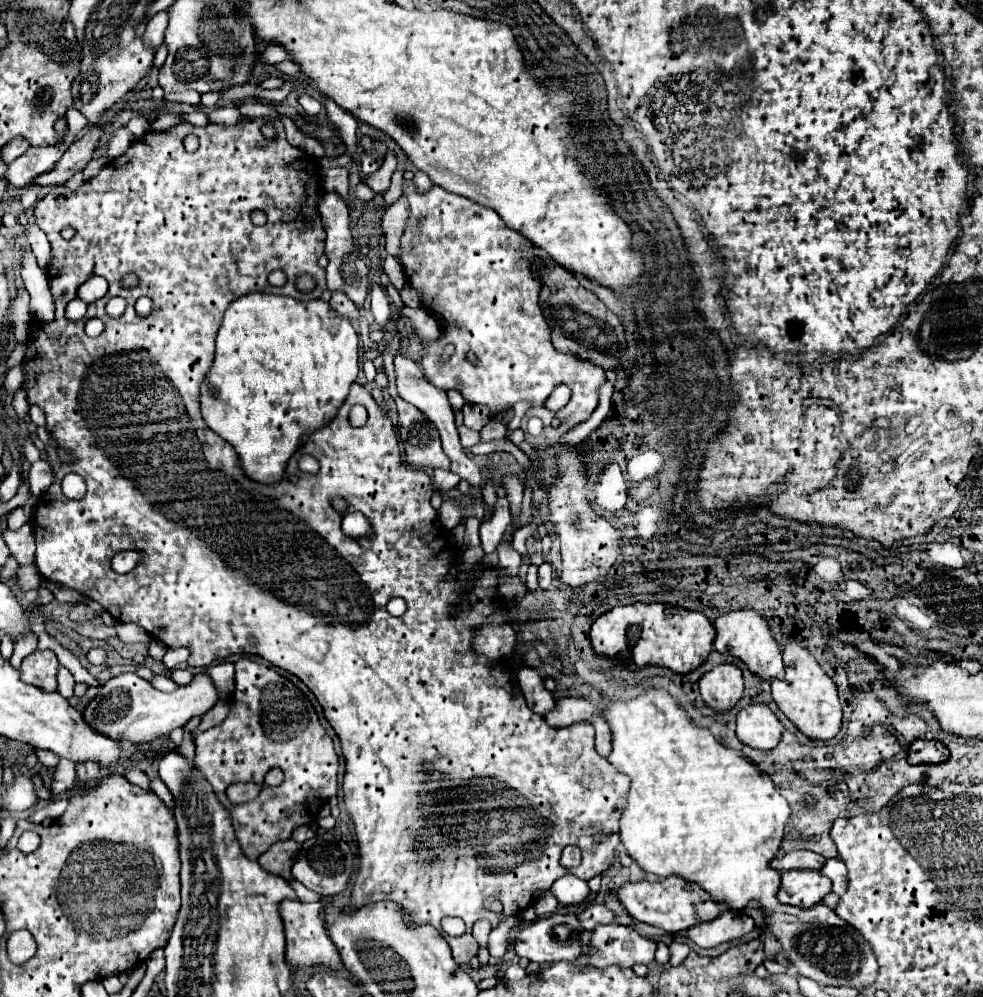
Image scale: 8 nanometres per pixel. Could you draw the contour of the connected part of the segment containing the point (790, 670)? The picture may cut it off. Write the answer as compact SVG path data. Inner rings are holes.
M790 641L784 647L784 669L784 679L772 679L772 699L778 709L810 739L832 739L842 725L842 707L834 681L826 675L814 655L796 641Z

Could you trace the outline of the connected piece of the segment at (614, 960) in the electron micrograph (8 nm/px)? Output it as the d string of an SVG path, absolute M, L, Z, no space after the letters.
M608 923L608 925L598 925L592 933L590 945L594 947L594 955L584 955L576 961L576 965L594 965L594 967L608 967L608 965L618 965L618 967L634 967L636 963L650 965L654 961L656 953L656 943L652 939L640 937L632 927L618 925L618 923Z

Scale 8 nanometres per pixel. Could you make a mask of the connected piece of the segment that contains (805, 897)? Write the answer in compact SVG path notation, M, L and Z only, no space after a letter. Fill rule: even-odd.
M784 871L782 885L778 891L778 901L796 907L812 907L822 901L822 897L832 889L828 877L820 871Z

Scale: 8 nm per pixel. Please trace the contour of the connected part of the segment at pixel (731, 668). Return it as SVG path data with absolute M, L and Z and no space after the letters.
M732 663L716 665L698 681L702 699L716 711L726 711L742 697L742 671Z

